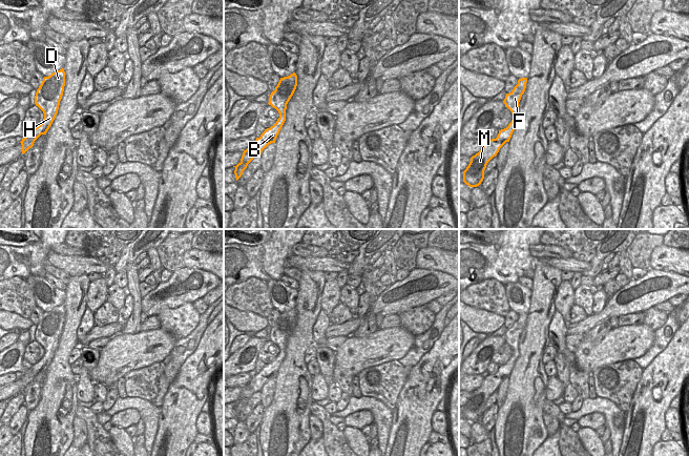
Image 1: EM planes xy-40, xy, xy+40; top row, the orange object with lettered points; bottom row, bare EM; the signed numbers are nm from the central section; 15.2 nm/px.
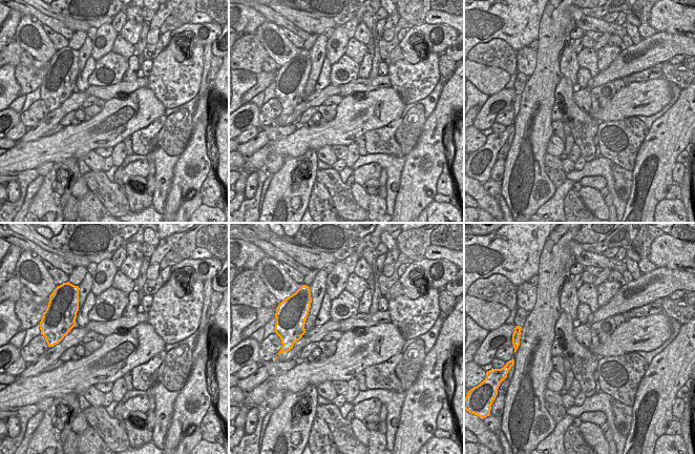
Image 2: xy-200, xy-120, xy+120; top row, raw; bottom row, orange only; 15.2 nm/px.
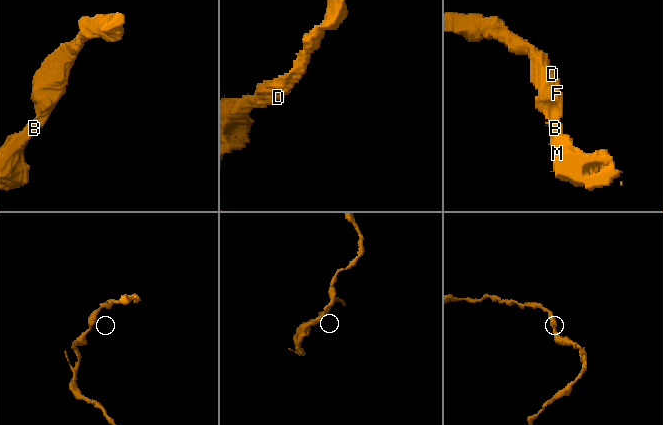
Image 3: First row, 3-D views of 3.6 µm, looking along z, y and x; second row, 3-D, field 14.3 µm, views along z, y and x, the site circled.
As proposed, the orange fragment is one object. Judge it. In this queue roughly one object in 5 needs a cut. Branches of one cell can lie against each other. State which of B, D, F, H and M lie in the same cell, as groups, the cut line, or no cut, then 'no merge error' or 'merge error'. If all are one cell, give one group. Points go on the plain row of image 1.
B D F H M; no cut; no merge error

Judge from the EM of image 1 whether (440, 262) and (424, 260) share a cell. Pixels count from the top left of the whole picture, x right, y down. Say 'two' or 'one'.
one

